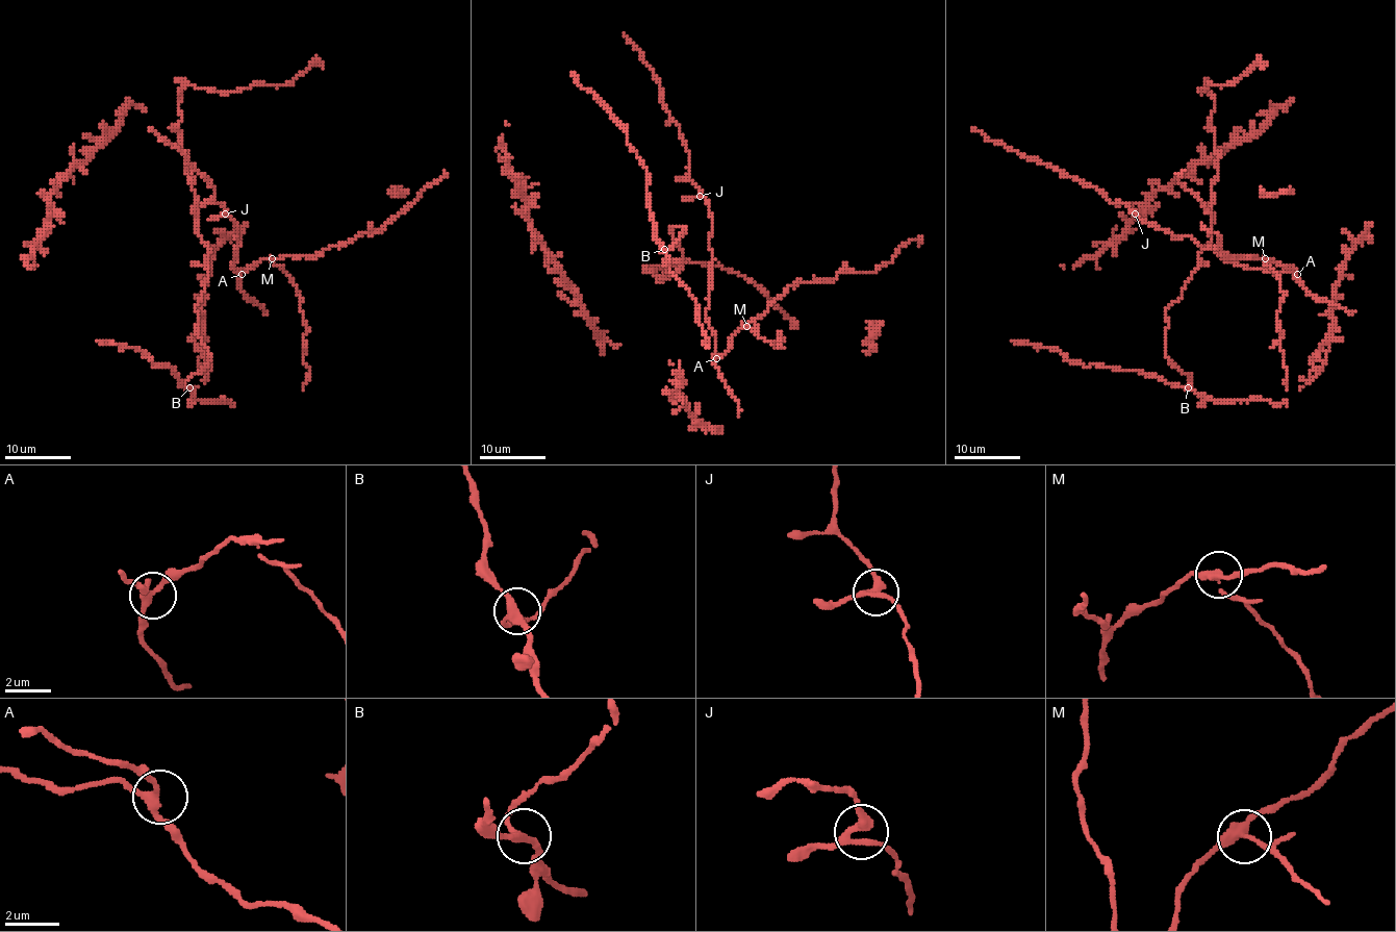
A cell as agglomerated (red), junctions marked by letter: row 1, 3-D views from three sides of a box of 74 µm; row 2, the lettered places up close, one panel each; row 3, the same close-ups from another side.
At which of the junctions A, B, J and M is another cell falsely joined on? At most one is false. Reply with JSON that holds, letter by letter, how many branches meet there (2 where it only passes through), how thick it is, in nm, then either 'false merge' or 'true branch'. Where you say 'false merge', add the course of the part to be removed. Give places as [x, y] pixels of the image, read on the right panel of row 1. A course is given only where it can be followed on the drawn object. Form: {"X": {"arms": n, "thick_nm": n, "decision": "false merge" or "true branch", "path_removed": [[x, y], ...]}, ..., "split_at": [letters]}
{"A": {"arms": 3, "thick_nm": 240, "decision": "true branch"}, "B": {"arms": 3, "thick_nm": 280, "decision": "true branch"}, "J": {"arms": 3, "thick_nm": 260, "decision": "true branch"}, "M": {"arms": 3, "thick_nm": 280, "decision": "false merge", "path_removed": [[1265, 258], [1265, 262], [1279, 278], [1283, 293], [1277, 319], [1288, 391]]}, "split_at": ["M"]}

